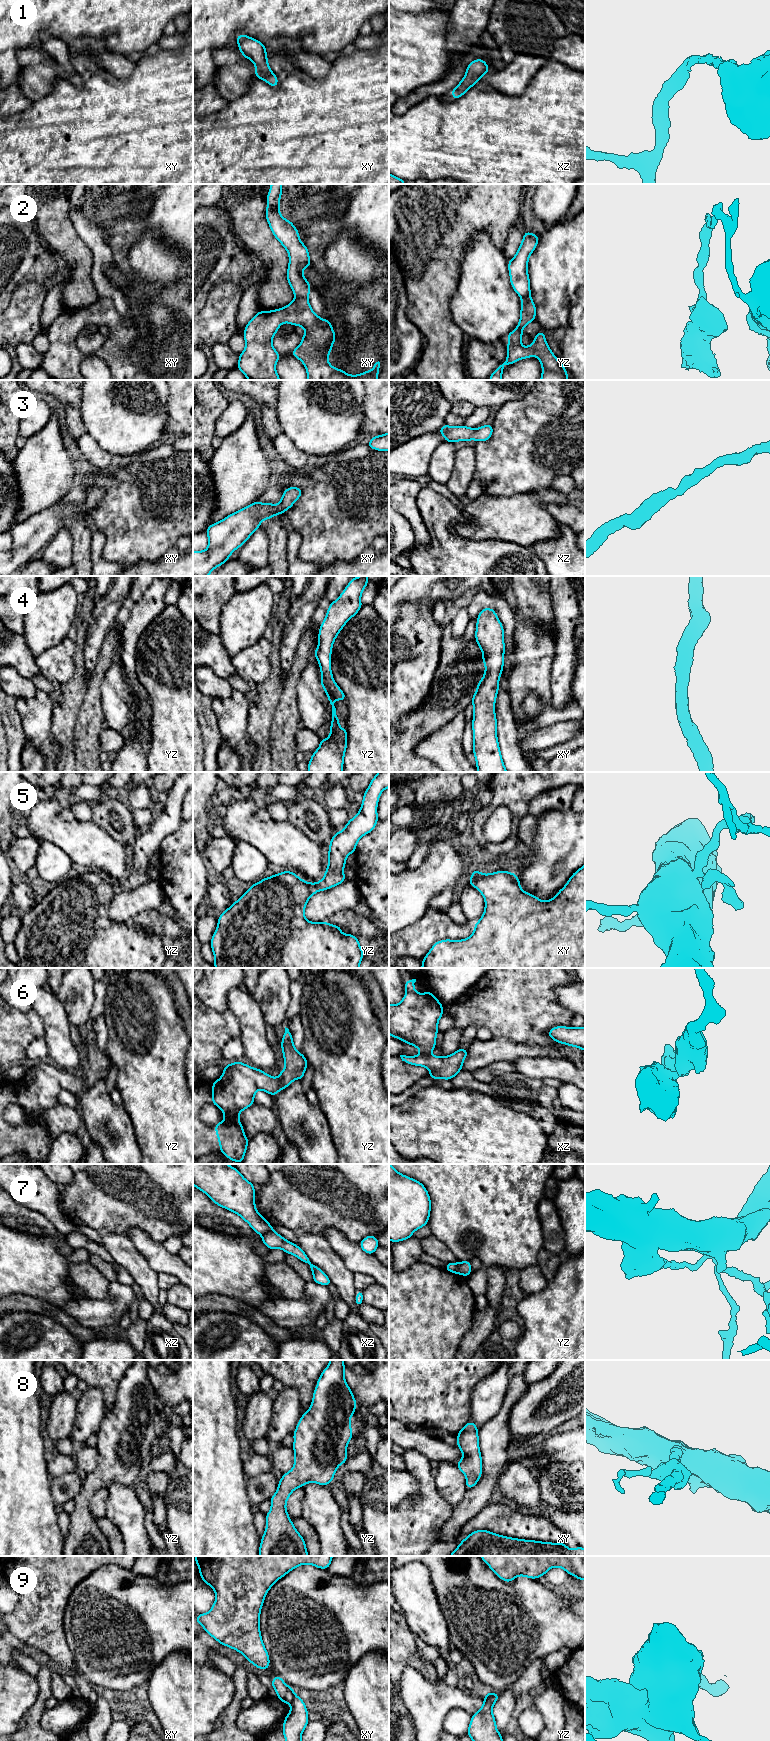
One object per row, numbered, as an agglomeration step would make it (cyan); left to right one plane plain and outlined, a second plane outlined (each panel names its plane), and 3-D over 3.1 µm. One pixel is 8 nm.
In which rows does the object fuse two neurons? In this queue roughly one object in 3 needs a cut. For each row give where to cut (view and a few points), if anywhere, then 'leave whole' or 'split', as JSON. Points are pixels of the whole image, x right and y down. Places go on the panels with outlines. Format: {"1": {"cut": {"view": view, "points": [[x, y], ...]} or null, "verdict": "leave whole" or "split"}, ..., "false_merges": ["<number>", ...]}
{"1": {"cut": null, "verdict": "leave whole"}, "2": {"cut": {"view": "xy", "points": [[295, 296], [304, 296], [306, 298]]}, "verdict": "split"}, "3": {"cut": null, "verdict": "leave whole"}, "4": {"cut": null, "verdict": "leave whole"}, "5": {"cut": null, "verdict": "leave whole"}, "6": {"cut": {"view": "yz", "points": [[277, 1079], [281, 1088]]}, "verdict": "split"}, "7": {"cut": {"view": "xz", "points": [[272, 1229], [262, 1235]]}, "verdict": "split"}, "8": {"cut": null, "verdict": "leave whole"}, "9": {"cut": {"view": "xy", "points": [[295, 1695], [290, 1703]]}, "verdict": "split"}, "false_merges": ["2", "6", "7", "9"]}

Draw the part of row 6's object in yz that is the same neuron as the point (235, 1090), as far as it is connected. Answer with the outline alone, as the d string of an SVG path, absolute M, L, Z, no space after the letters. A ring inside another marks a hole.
M240 1061L225 1065L221 1078L212 1084L212 1104L218 1106L225 1115L224 1120L214 1126L220 1152L230 1160L238 1163L243 1162L249 1142L238 1116L244 1109L255 1103L254 1096L257 1090L263 1090L271 1096L277 1095L281 1090L279 1080Z

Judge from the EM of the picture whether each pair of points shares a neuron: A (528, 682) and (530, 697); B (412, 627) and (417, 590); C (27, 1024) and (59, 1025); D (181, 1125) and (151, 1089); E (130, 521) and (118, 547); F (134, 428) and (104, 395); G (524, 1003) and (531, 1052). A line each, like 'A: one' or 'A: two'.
A: two
B: two
C: two
D: one
E: one
F: one
G: two

